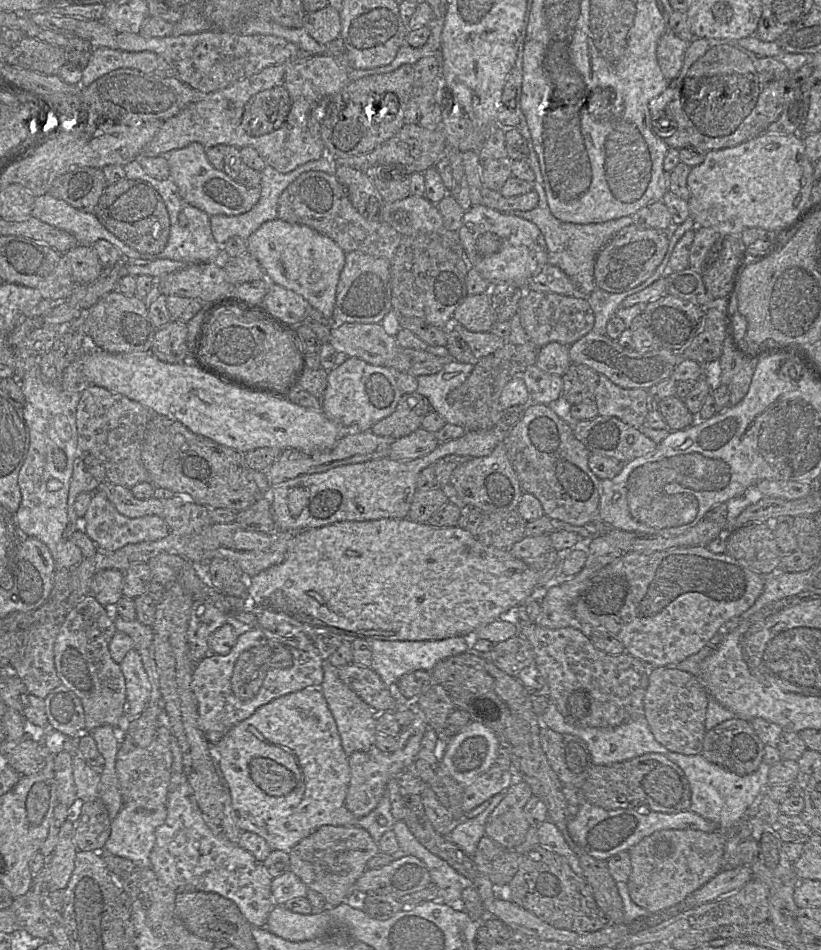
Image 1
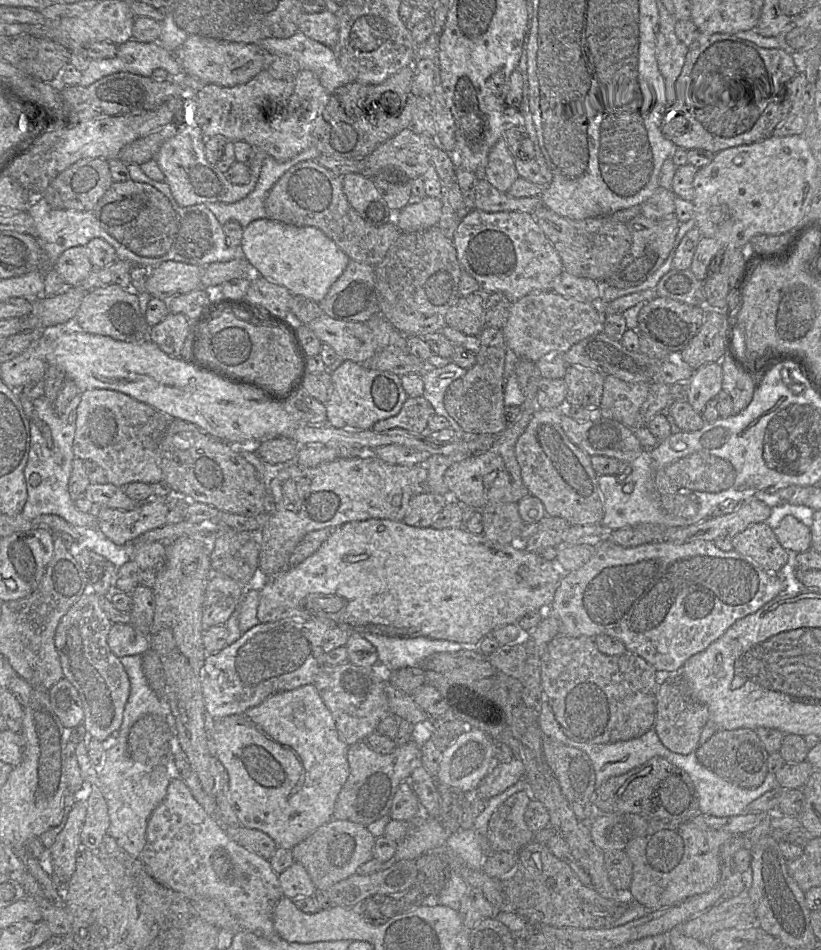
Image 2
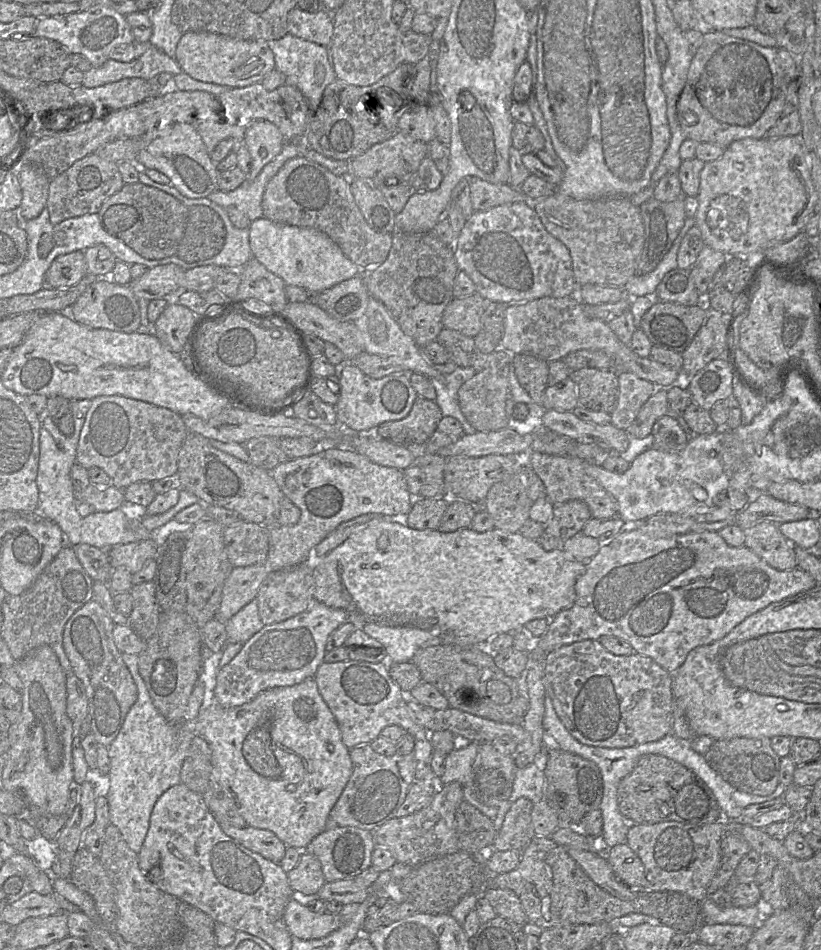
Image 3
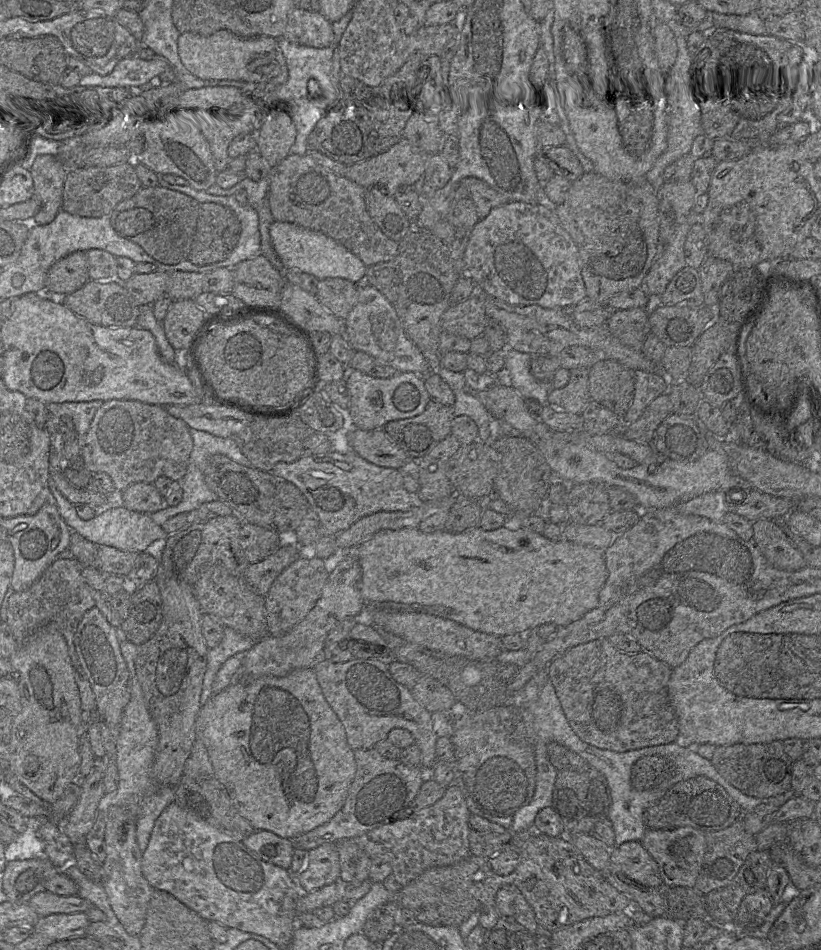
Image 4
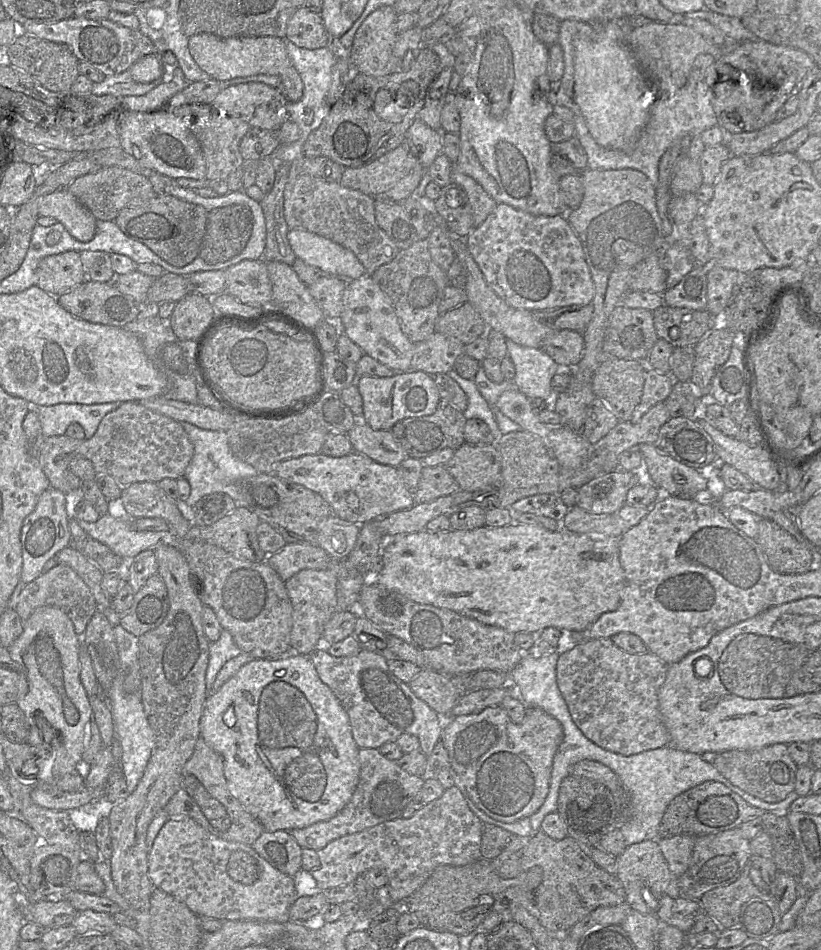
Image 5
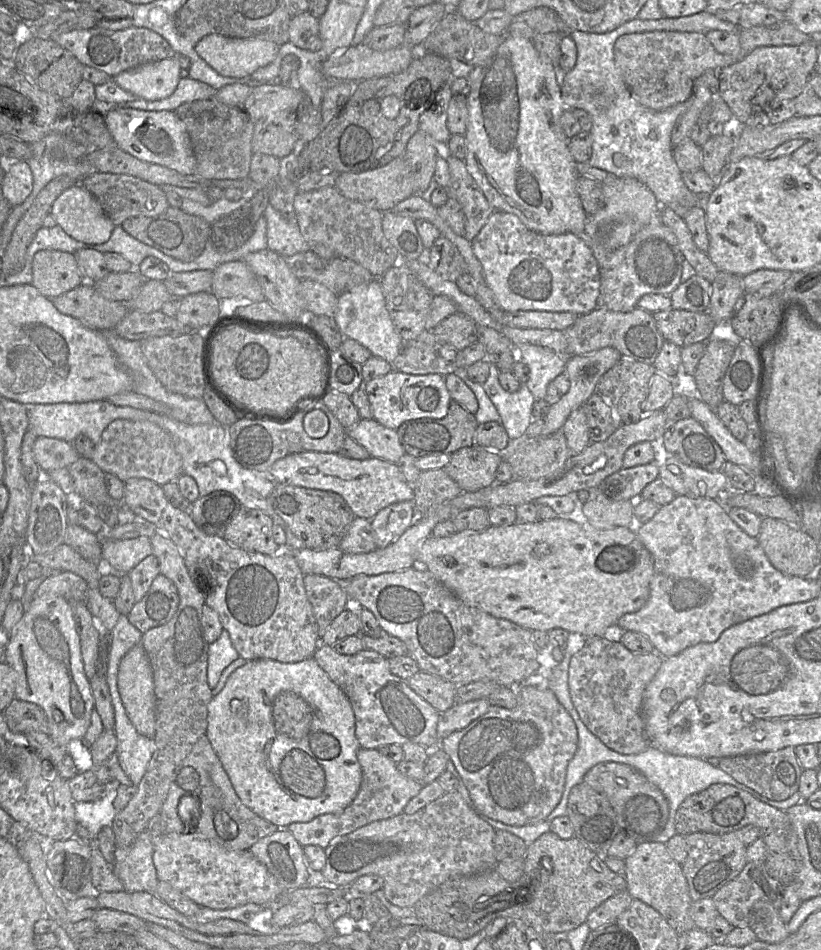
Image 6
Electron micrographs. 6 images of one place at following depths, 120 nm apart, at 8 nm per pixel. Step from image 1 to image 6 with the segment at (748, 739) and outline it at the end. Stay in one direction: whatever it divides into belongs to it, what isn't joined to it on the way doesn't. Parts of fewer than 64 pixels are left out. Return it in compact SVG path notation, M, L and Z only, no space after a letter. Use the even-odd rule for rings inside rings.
M795 747L757 754L739 755L720 758L718 767L737 782L751 788L760 795L774 801L784 801L798 792L801 774Z

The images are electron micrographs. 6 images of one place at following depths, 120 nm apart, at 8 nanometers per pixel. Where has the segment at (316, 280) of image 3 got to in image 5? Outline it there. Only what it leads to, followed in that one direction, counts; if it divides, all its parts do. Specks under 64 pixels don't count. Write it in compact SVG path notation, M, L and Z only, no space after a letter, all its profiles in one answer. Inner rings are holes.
M291 229L287 239L296 258L321 269L326 275L351 281L366 275L365 268L349 249L317 234Z

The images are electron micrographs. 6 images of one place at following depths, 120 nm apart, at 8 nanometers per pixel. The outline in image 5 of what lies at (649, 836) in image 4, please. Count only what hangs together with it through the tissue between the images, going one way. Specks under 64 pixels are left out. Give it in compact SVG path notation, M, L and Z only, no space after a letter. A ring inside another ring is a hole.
M677 835L671 838L657 839L670 871L678 878L689 868L695 837L698 836Z

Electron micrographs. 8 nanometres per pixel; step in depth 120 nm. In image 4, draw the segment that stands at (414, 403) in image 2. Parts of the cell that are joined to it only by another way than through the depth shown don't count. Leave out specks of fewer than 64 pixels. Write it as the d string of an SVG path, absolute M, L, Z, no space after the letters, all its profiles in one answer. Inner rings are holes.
M431 398L421 414L390 421L382 429L405 451L409 459L420 460L451 435L454 418L453 406Z

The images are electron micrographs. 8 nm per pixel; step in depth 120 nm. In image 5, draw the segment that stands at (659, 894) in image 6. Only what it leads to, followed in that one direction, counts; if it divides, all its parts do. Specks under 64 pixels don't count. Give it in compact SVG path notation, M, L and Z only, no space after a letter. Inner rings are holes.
M657 840L627 846L617 857L616 876L624 886L626 903L631 909L643 914L651 915L651 908L659 913L664 897L674 899L681 897L679 878L670 871ZM654 896L656 903L651 903Z

